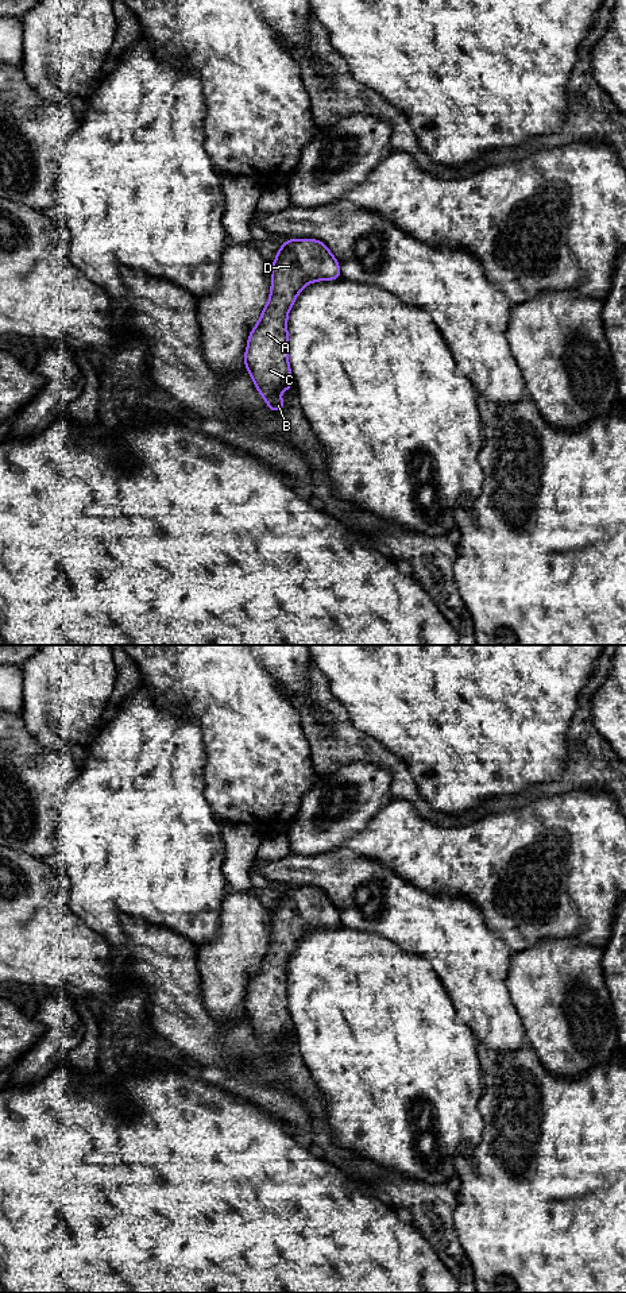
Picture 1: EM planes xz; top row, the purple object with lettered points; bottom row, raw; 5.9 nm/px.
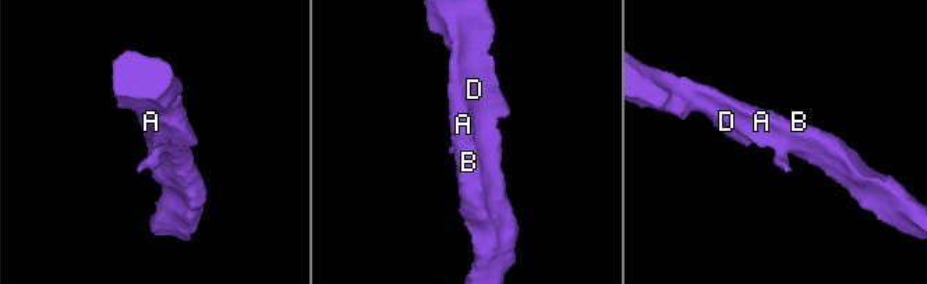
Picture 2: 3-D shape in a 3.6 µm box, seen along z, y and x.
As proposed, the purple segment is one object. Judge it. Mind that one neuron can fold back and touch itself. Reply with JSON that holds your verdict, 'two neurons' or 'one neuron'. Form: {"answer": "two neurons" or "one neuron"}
{"answer": "one neuron"}

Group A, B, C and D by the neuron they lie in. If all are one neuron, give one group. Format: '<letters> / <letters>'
A B C D

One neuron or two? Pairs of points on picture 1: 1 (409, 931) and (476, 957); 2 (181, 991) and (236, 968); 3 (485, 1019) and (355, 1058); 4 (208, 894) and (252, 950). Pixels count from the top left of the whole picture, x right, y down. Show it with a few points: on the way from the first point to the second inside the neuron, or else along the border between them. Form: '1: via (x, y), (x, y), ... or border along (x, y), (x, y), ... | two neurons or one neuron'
1: via (425, 931), (440, 931), (460, 946) | one neuron
2: border along (196, 952), (201, 1000), (209, 1012) | two neurons
3: border along (449, 998), (456, 1018), (471, 1030), (476, 1041) | two neurons
4: border along (230, 890), (223, 900), (219, 930), (211, 940) | two neurons

